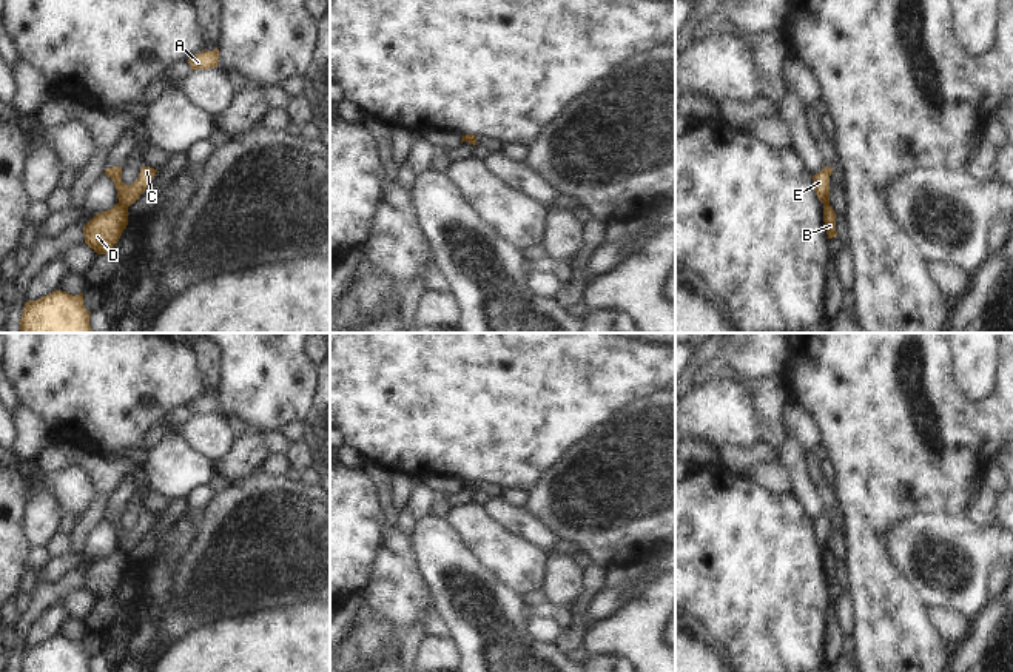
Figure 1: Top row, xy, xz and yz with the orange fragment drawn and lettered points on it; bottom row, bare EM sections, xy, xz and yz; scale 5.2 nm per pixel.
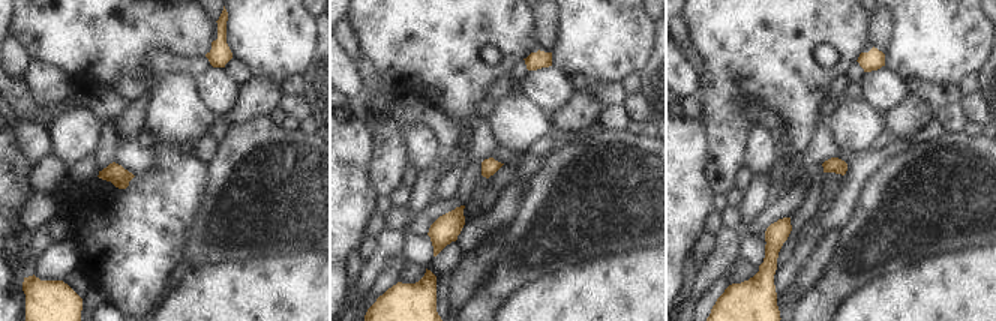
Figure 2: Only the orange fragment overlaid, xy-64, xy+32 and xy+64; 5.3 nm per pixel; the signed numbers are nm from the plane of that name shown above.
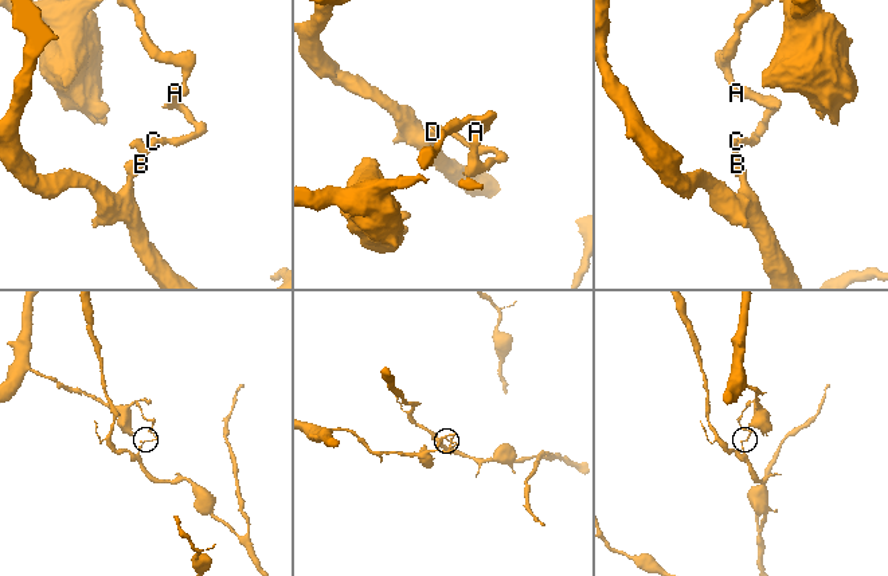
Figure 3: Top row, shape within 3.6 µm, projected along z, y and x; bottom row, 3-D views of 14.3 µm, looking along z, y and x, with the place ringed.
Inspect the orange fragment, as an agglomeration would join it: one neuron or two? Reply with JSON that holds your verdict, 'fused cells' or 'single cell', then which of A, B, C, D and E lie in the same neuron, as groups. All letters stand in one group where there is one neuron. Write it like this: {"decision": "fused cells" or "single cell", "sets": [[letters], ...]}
{"decision": "fused cells", "sets": [["A", "C", "E"], ["B", "D"]]}

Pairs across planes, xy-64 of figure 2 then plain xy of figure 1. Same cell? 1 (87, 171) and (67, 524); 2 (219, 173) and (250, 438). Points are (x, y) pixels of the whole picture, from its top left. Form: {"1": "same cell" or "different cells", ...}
{"1": "same cell", "2": "different cells"}

